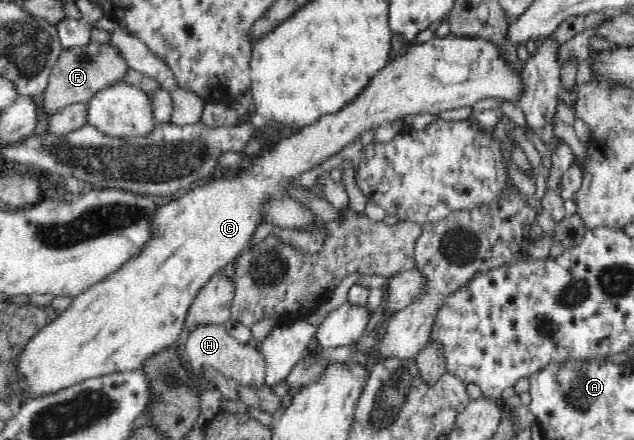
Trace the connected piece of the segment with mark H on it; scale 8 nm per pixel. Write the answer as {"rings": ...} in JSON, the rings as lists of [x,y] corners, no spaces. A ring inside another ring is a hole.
{"rings":[[[196,325],[185,341],[185,353],[192,365],[217,369],[239,385],[262,388],[266,386],[265,361],[256,344],[241,344],[226,332],[225,326]]]}

